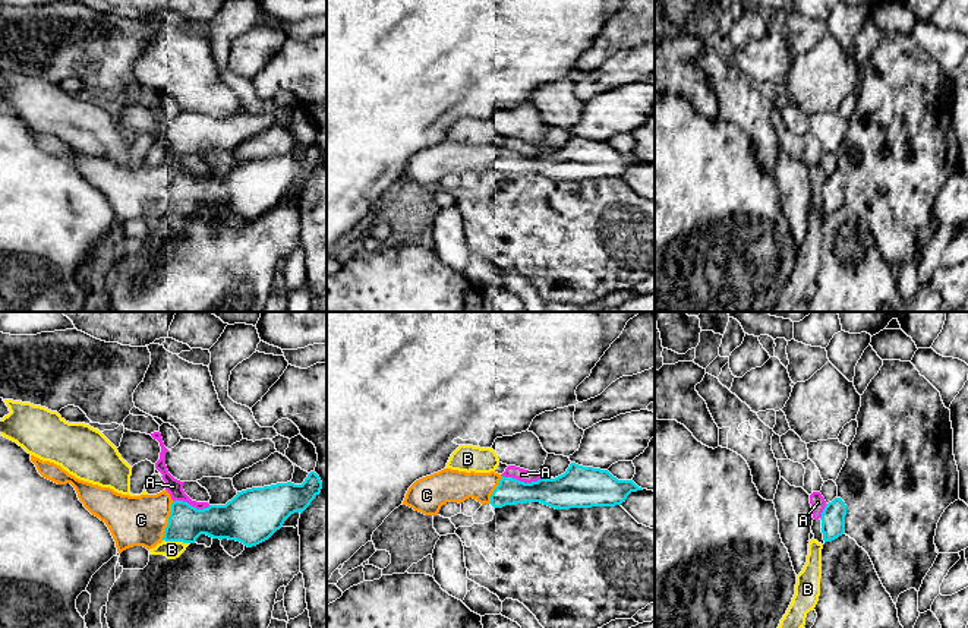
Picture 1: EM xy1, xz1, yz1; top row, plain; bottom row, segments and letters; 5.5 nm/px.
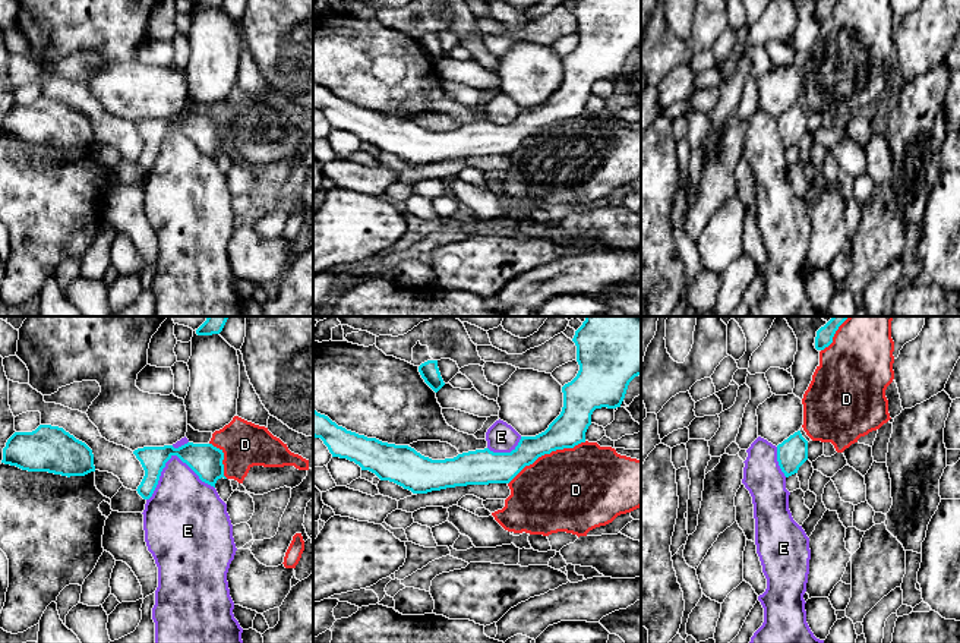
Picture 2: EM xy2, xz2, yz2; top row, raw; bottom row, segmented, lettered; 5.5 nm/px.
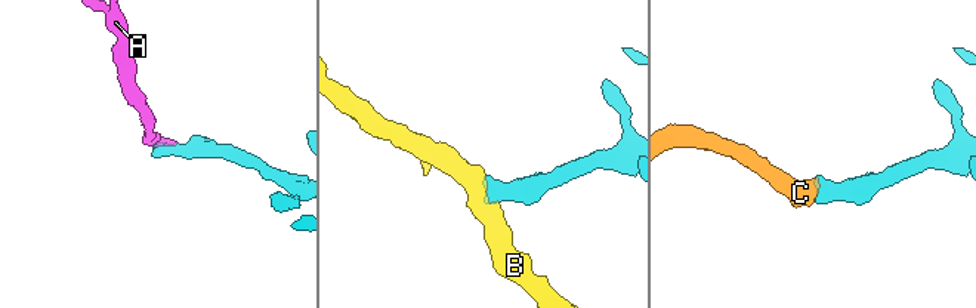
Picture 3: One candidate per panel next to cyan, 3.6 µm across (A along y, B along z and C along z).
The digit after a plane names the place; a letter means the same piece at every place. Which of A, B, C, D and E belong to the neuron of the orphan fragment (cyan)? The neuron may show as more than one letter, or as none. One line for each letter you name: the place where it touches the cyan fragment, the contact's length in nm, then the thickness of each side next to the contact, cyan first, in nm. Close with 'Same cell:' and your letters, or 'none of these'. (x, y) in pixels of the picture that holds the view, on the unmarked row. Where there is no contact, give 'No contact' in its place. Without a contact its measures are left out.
C: Touches cyan at xy1 (169, 192). Shared border 220 nm. Thickness 200 nm (cyan) against 280 nm
Same cell: C

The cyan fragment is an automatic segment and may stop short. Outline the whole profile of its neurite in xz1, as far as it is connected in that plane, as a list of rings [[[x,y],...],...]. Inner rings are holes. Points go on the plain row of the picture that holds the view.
[[[571,135],[567,143],[555,151],[539,151],[537,154],[524,155],[513,149],[504,149],[495,143],[491,145],[466,145],[444,141],[431,148],[416,152],[407,162],[403,177],[413,180],[425,187],[438,187],[447,174],[464,174],[469,170],[482,177],[491,176],[494,180],[505,177],[540,174],[555,182],[615,179],[625,174],[631,164],[643,162],[633,152],[618,152],[608,142],[583,139]]]

